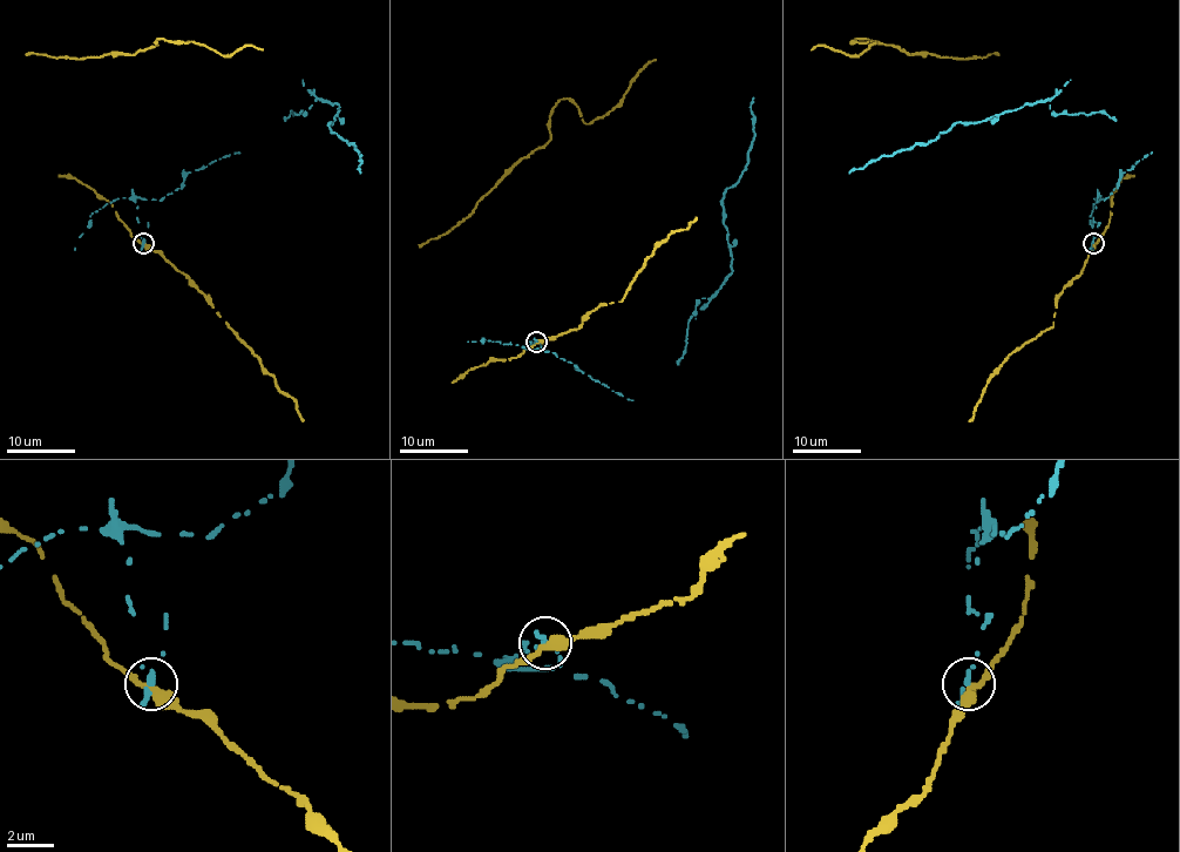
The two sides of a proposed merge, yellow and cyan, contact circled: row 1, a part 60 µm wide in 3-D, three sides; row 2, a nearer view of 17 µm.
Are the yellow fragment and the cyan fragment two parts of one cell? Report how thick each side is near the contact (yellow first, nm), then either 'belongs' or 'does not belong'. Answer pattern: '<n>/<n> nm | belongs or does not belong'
320/280 nm | does not belong

